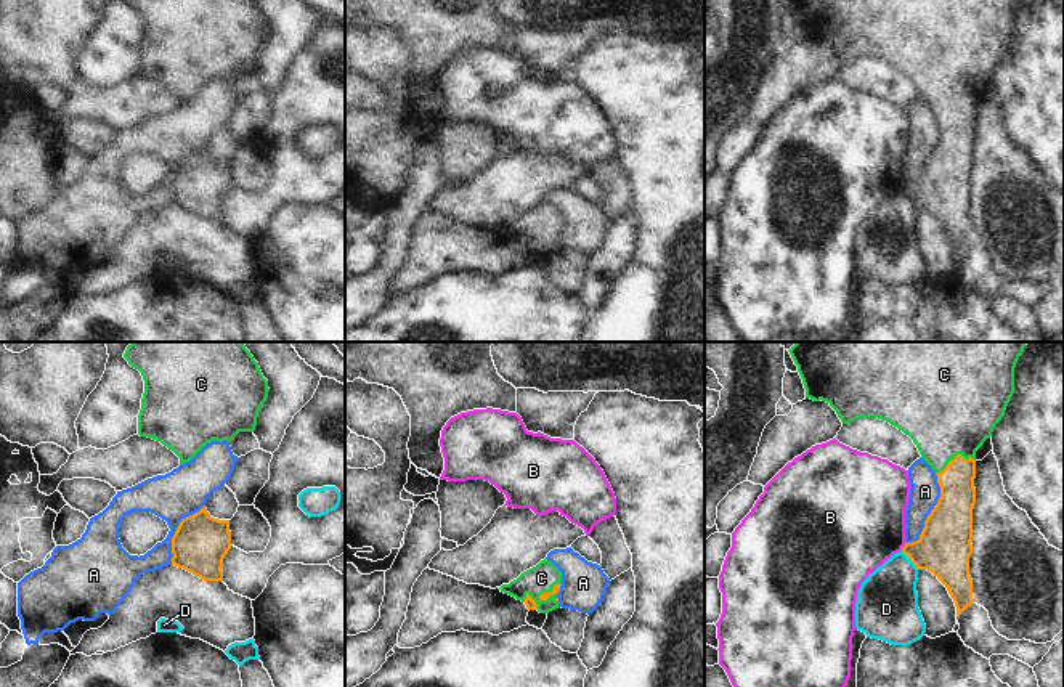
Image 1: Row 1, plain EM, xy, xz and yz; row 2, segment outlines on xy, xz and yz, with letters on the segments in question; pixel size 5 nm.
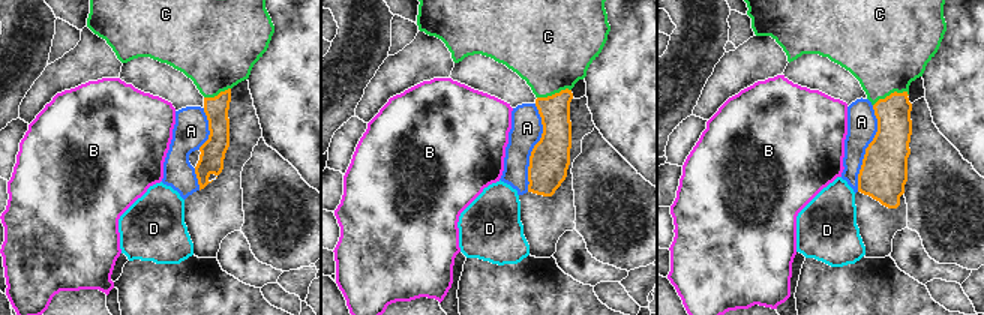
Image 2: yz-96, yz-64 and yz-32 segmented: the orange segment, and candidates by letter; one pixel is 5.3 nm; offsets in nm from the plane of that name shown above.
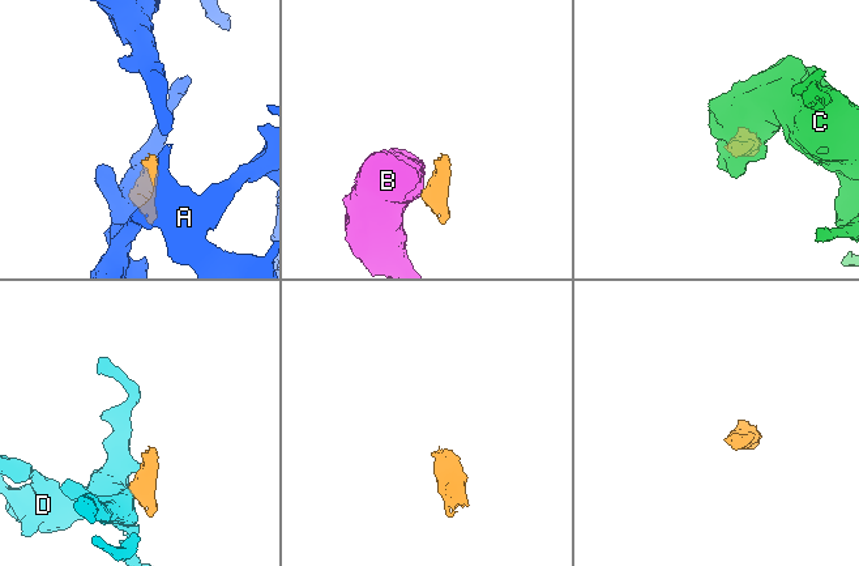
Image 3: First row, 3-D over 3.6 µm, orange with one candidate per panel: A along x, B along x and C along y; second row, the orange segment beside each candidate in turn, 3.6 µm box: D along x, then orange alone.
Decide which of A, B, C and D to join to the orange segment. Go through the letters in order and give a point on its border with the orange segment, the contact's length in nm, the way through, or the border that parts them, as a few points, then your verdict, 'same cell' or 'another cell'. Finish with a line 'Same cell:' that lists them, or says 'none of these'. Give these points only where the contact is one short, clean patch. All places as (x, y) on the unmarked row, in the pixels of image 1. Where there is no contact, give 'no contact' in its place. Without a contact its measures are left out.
A: meets orange in yz at (931, 153); contact 380 nm long; another cell
B: meets orange in yz at (904, 186); contact 50 nm long; border along yz (905, 182), (901, 190); another cell
C: meets orange in yz at (955, 97); contact 220 nm long; runs through yz (957, 140), (955, 97), (950, 47); same cell
D: meets orange in yz at (910, 199); contact 130 nm long; border along yz (901, 191), (918, 209); another cell
Same cell: C

